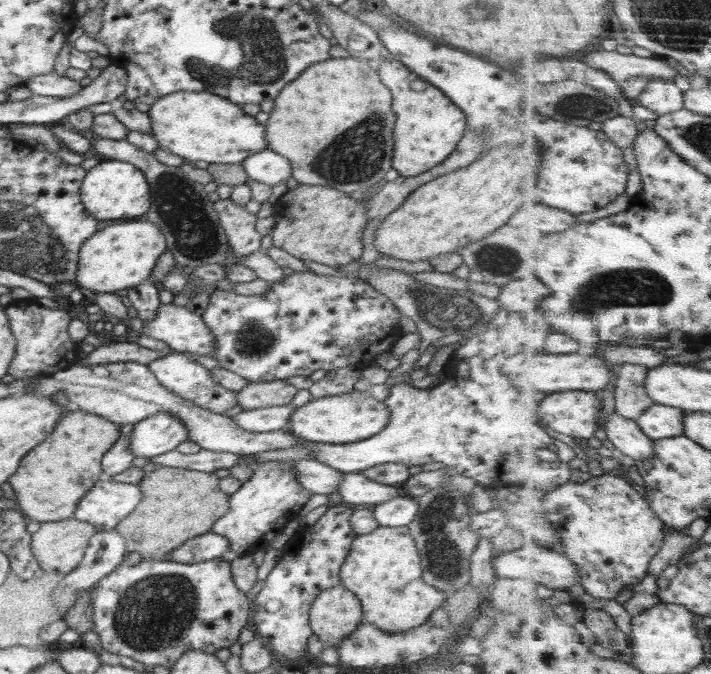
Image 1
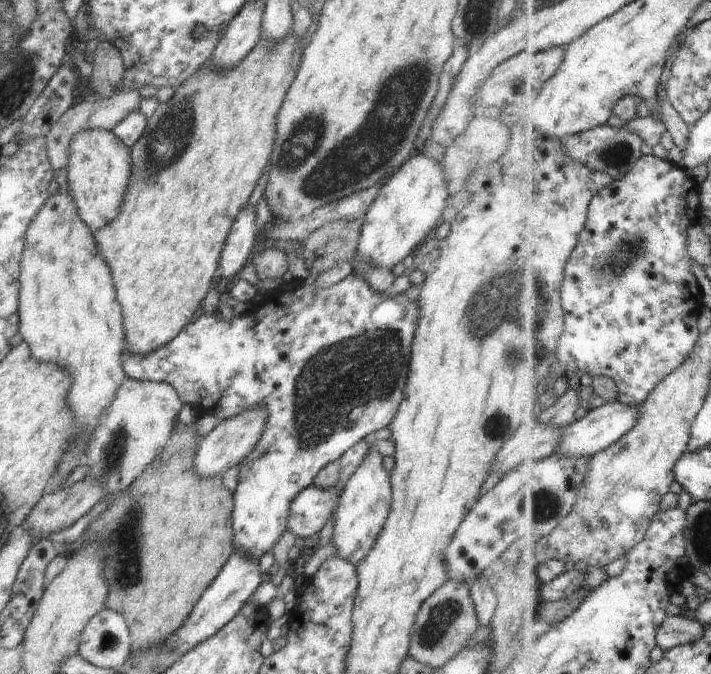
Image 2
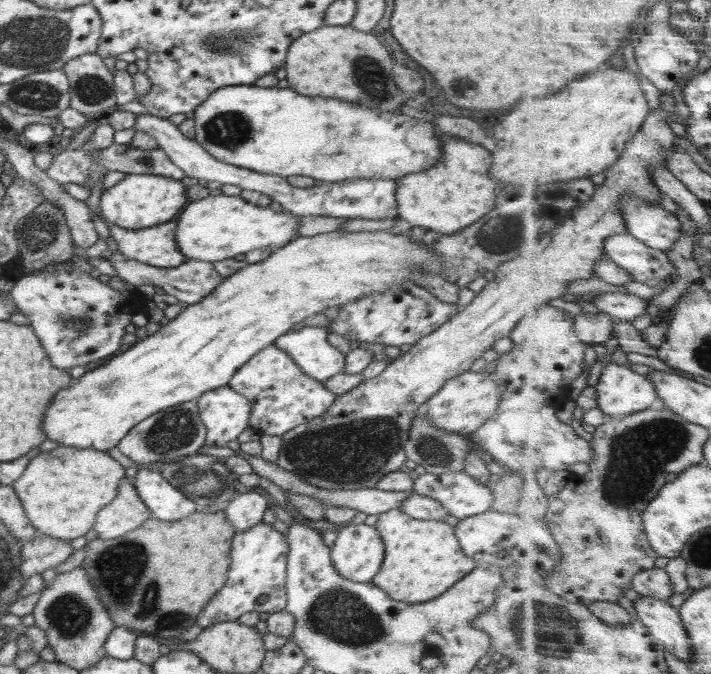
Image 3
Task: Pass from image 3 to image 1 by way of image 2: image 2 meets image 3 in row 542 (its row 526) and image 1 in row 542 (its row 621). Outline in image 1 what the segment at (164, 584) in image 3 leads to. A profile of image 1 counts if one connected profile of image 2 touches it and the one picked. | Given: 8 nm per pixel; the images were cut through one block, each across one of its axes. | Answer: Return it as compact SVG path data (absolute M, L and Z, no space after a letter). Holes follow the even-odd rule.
M159 466L147 473L138 485L142 491L140 504L127 518L121 520L114 530L124 538L126 553L136 552L142 561L169 561L169 555L187 541L211 532L213 525L218 519L223 518L228 510L229 495L220 490L219 478L214 473Z

